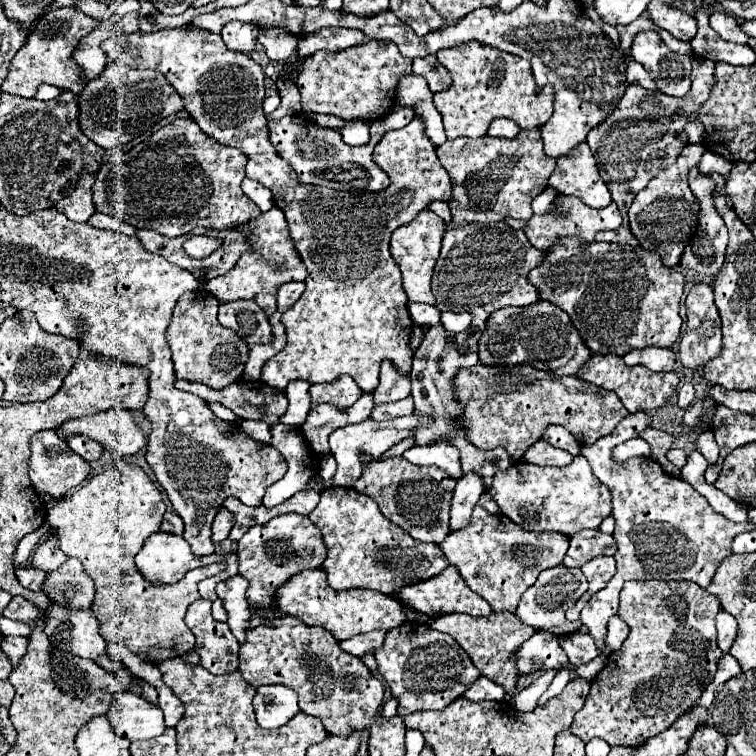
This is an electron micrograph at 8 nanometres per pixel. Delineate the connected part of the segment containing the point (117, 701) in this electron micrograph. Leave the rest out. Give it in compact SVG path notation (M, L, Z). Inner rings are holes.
M124 689L114 697L108 719L114 731L128 741L152 739L164 731L162 709L144 701L130 689Z

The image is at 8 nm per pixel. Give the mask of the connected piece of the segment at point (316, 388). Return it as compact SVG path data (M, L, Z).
M348 375L338 377L332 383L318 383L310 385L310 403L318 407L320 403L332 403L334 407L350 407L360 399L362 391L356 381Z

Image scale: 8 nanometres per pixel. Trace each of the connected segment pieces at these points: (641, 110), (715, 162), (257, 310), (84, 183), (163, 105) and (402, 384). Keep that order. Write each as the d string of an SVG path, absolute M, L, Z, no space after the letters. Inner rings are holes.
M694 57L694 89L688 97L674 99L670 95L664 95L660 91L648 91L640 85L628 85L624 91L624 97L618 105L618 111L608 117L608 121L600 123L600 129L594 129L592 135L588 135L588 145L598 161L600 177L610 189L612 201L618 205L622 215L622 225L616 231L598 231L594 241L610 241L610 243L628 243L638 245L638 239L632 235L628 225L628 209L636 197L638 191L642 191L652 177L656 177L658 171L670 167L680 149L688 143L684 133L684 123L688 117L702 107L702 103L710 97L710 89L716 83L714 75L714 63Z
M706 151L706 153L702 155L700 163L698 163L698 169L700 169L700 173L704 173L704 175L716 171L716 173L722 173L724 177L728 177L730 167L732 167L730 161L726 161L724 157L720 157L720 155L712 153L712 151Z
M254 301L222 303L218 311L218 321L222 327L232 329L234 333L244 333L242 339L250 349L258 343L268 345L274 339L272 325L268 323L266 313Z
M82 171L78 181L76 181L74 191L68 197L64 197L62 201L58 201L54 207L60 213L68 215L72 221L86 223L92 217L92 213L96 211L94 205L92 205L92 191L90 191L94 181L96 181L96 173Z
M108 63L100 77L92 79L80 93L80 125L88 139L102 149L126 145L136 137L150 135L156 127L182 111L180 95L162 73L138 71L122 63Z
M390 361L382 363L380 369L380 385L376 387L374 395L374 403L392 403L392 401L400 401L404 397L410 395L410 385L408 385L408 377L400 377L400 373L396 373L396 369L392 367Z

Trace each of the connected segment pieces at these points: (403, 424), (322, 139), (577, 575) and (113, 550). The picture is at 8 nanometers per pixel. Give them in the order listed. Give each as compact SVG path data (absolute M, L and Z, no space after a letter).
M408 415L408 417L396 417L396 419L388 419L388 421L374 421L374 419L366 419L364 423L358 425L346 425L336 429L330 435L330 453L336 457L338 469L336 469L336 485L348 487L350 483L354 483L360 475L362 475L362 465L358 461L358 453L368 453L372 457L382 455L386 449L390 449L394 443L400 443L406 437L414 437L418 427L428 427L434 423L432 415Z
M410 107L400 109L400 113L392 113L390 117L382 117L370 123L370 141L362 147L352 147L342 141L342 135L332 129L324 129L312 125L302 115L286 115L278 121L268 121L268 135L270 143L274 145L278 157L288 161L288 165L298 173L298 179L306 185L318 187L332 187L342 191L382 191L390 185L388 175L372 161L372 151L382 135L390 129L402 129L414 117Z
M558 565L558 567L552 567L538 575L538 581L522 595L518 609L514 613L524 625L530 625L538 631L552 631L562 637L562 635L568 635L568 633L574 633L580 629L582 623L568 621L566 611L576 603L576 599L586 589L588 589L588 581L580 569L570 569L566 565Z
M114 461L110 467L106 467L102 473L92 475L84 481L82 487L78 487L74 493L60 497L52 507L48 507L48 525L58 537L60 549L68 557L78 557L86 569L86 573L96 583L96 599L92 603L92 611L96 613L100 621L100 633L108 643L122 643L126 645L134 655L138 655L142 661L148 663L162 663L170 657L182 657L194 649L194 633L186 627L184 615L190 603L198 601L198 581L216 575L224 571L226 567L216 563L208 567L198 567L190 571L184 579L180 579L174 585L154 585L150 583L134 565L136 553L142 549L144 541L160 529L160 521L166 513L166 505L162 501L160 491L152 483L152 479L146 475L146 471L134 463L128 461Z

